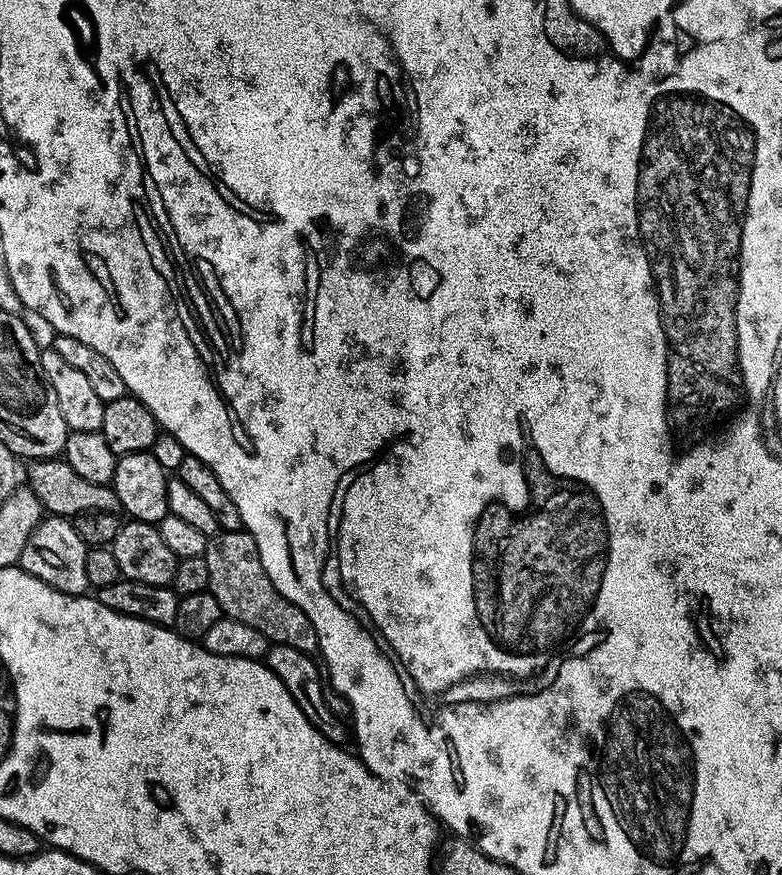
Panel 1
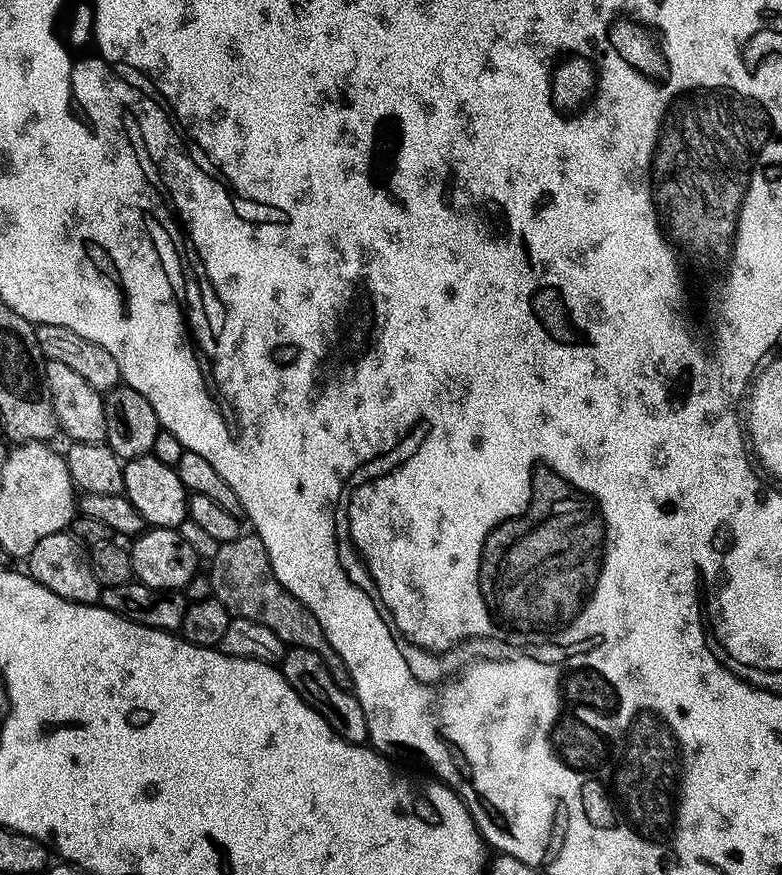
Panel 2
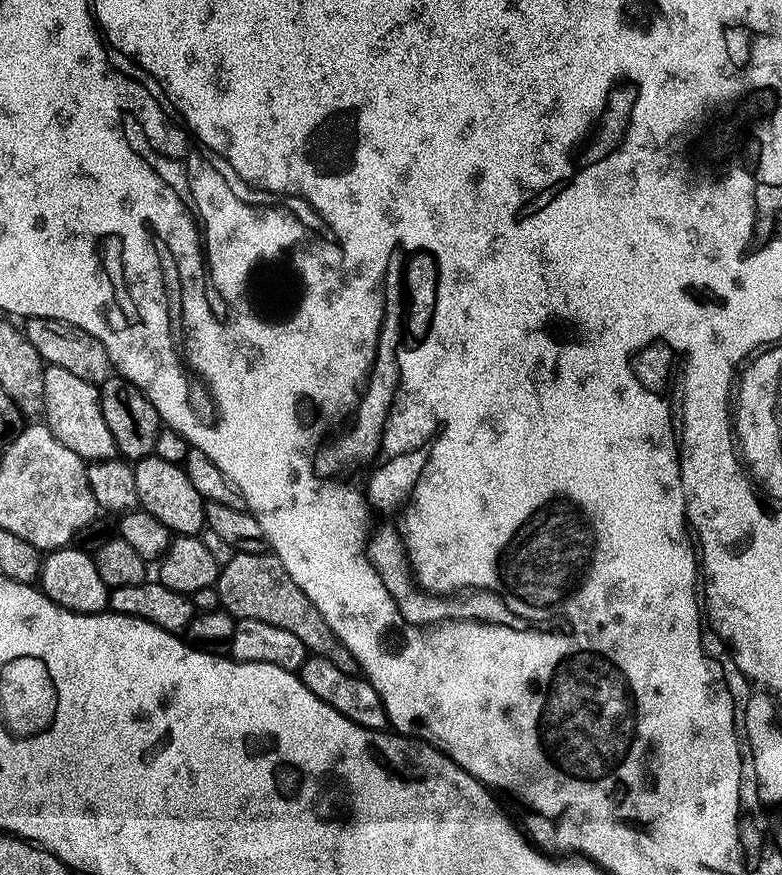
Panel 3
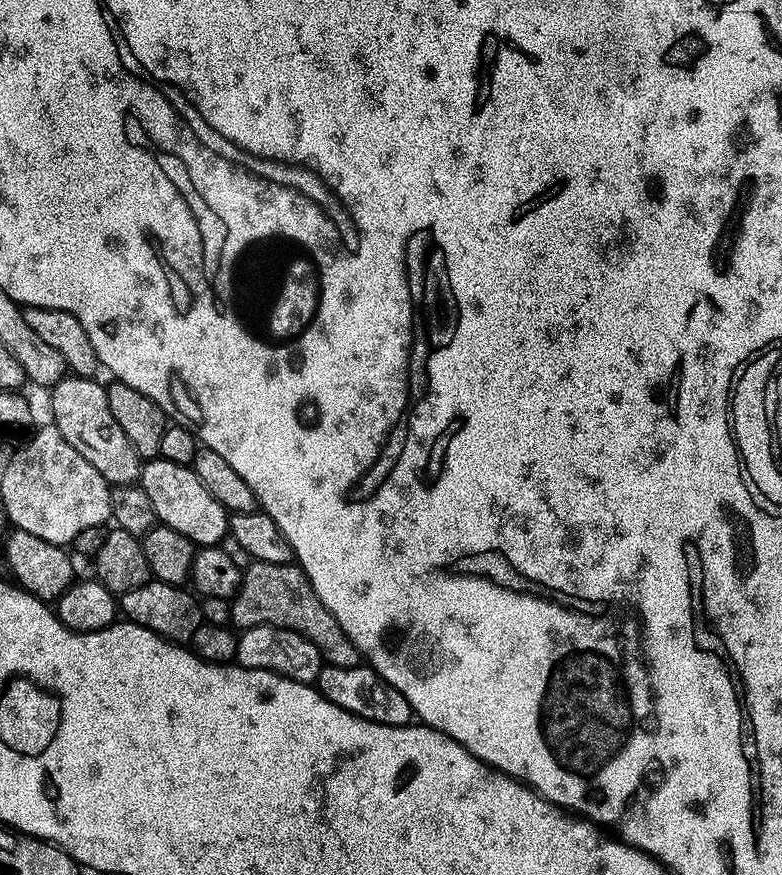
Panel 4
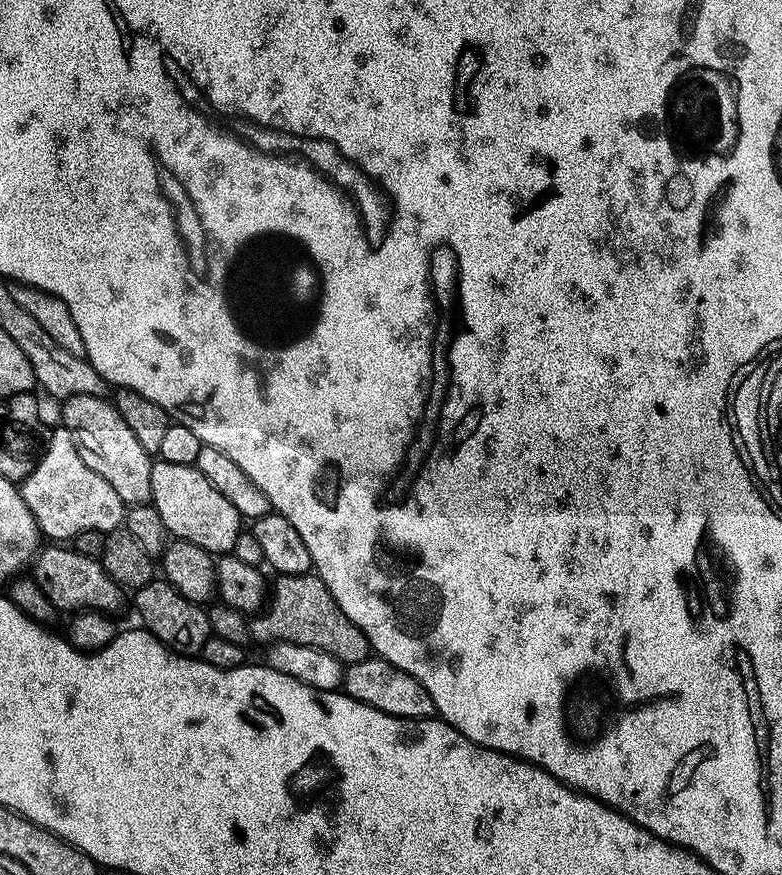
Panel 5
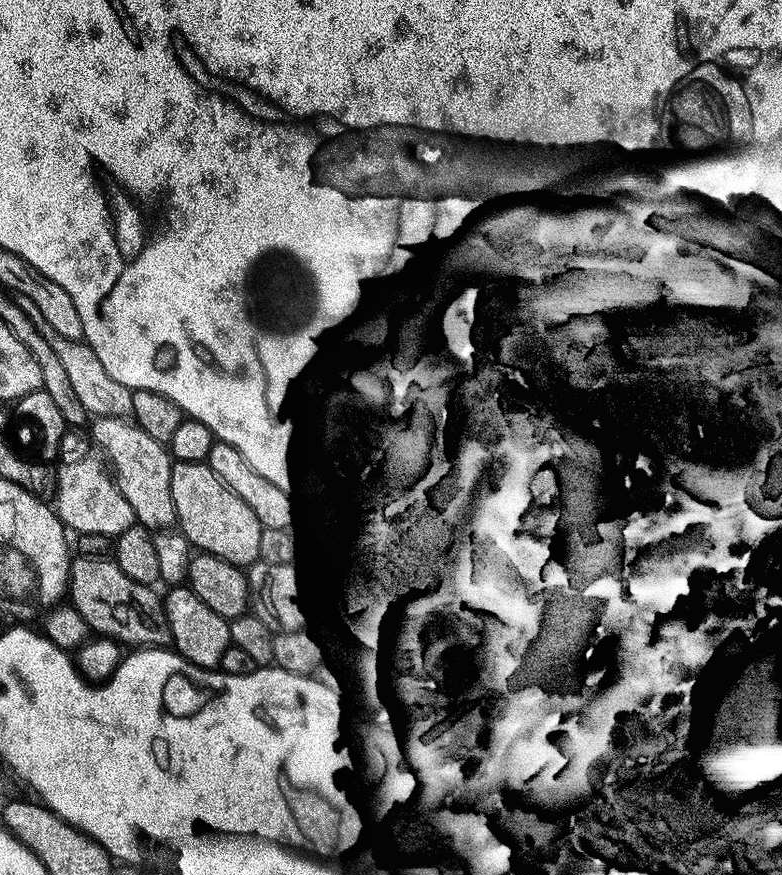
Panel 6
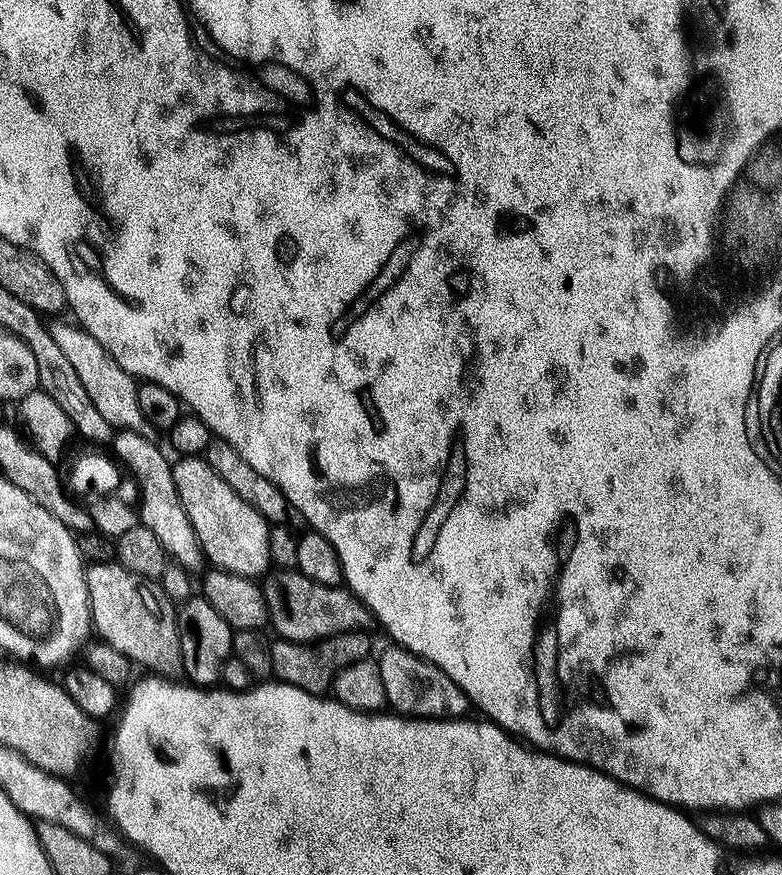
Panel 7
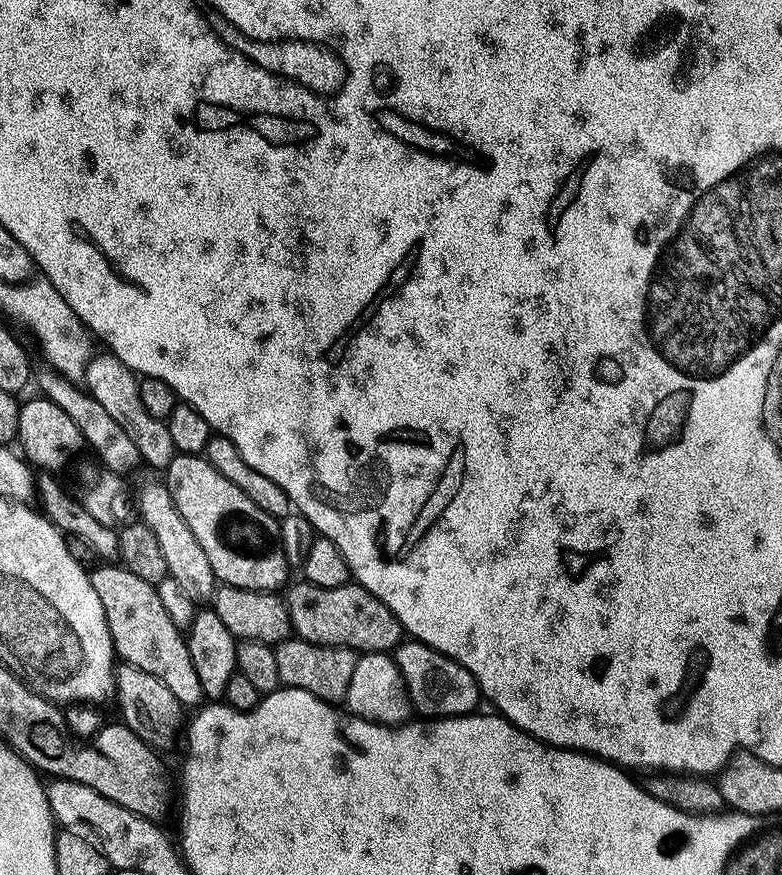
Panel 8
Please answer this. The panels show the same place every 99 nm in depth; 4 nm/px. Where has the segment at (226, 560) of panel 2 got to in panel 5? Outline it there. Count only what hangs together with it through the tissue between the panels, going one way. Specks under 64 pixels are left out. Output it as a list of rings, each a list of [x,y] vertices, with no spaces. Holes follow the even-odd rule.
[[[307,572],[293,576],[277,575],[275,579],[278,587],[288,589],[277,600],[269,599],[263,611],[251,617],[250,636],[253,641],[261,640],[264,646],[278,640],[294,642],[298,646],[314,646],[314,650],[326,650],[330,658],[338,658],[338,662],[345,666],[369,659],[372,647],[366,634],[342,614],[338,602],[334,602],[334,594],[326,590],[320,576]]]

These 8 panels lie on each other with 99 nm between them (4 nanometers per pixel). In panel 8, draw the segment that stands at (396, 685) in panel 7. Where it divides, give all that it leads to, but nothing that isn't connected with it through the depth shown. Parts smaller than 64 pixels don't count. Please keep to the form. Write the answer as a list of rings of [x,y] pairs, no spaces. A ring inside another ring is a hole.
[[[408,638],[405,641],[405,644],[397,646],[396,652],[394,651],[394,659],[404,679],[404,689],[408,691],[408,697],[412,699],[412,707],[419,715],[421,712],[421,717],[447,718],[450,716],[466,716],[475,713],[479,709],[476,707],[482,704],[480,687],[474,678],[474,674],[470,674],[470,670],[466,670],[466,666],[462,666],[454,658],[450,658],[430,646],[426,646],[421,640]]]

